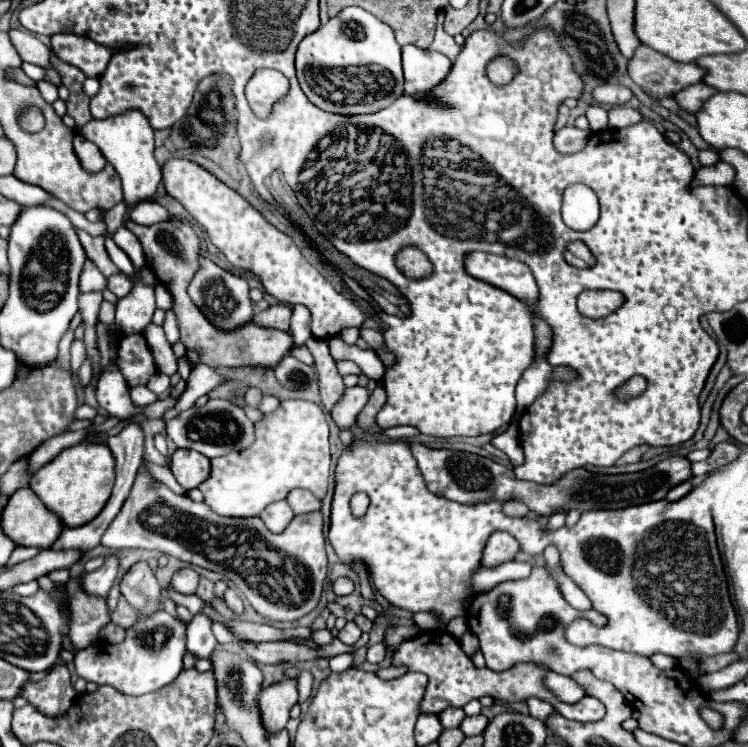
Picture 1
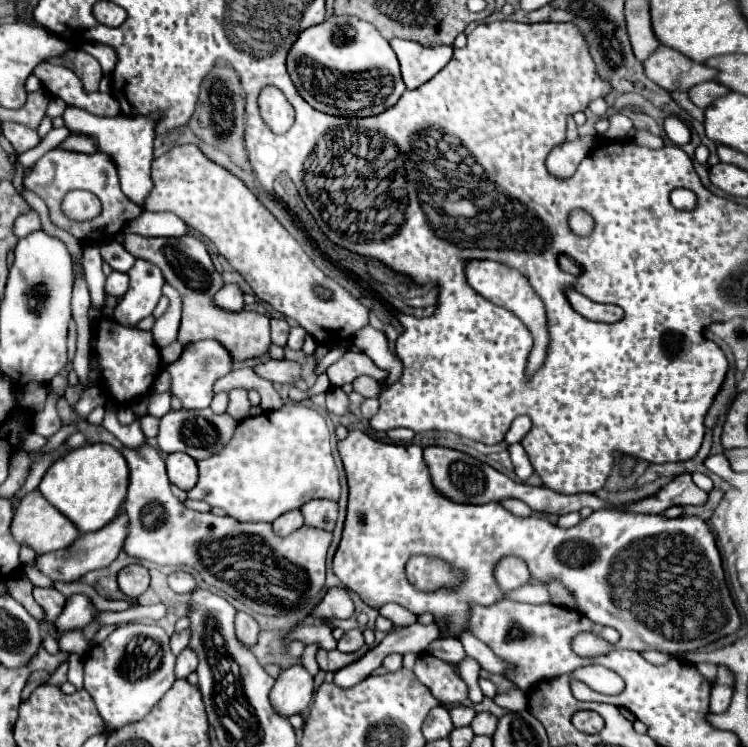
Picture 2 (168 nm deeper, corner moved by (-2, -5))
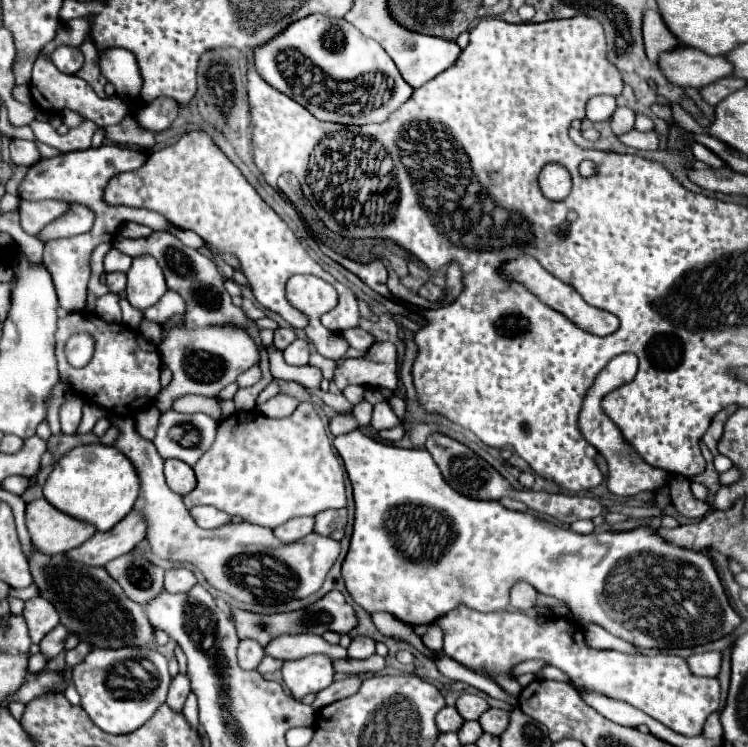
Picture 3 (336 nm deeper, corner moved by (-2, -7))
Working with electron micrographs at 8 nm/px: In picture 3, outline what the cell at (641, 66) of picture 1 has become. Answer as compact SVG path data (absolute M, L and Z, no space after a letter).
M678 46L670 52L662 52L658 66L666 78L680 88L704 88L710 82L732 74L732 64L726 60L726 56L710 56L688 46Z

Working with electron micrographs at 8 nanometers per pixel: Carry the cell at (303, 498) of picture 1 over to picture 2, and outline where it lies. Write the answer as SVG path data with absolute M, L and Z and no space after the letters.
M310 500L300 508L300 512L304 516L306 526L324 528L324 530L330 530L330 532L334 528L336 516L338 516L336 502L330 502L330 500Z

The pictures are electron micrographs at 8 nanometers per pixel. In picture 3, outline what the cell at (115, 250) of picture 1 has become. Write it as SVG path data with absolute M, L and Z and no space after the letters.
M112 248L112 250L106 254L106 258L104 258L104 268L106 268L106 272L118 272L118 270L128 272L130 264L132 264L132 258L126 256L126 254L122 254L122 252L118 252L116 248Z

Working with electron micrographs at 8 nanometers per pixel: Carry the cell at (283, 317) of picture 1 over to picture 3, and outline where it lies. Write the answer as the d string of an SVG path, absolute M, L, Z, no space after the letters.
M278 328L274 330L274 348L284 350L288 344L292 344L296 340L296 330L294 328Z

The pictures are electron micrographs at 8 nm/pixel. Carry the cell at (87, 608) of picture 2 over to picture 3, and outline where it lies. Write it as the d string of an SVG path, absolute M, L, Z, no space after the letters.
M56 626L42 642L40 642L40 652L46 656L46 662L54 660L62 650L64 650L64 640L68 632L62 626Z

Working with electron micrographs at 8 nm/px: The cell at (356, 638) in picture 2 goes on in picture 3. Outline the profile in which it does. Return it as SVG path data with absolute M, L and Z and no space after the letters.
M356 636L348 648L350 658L370 658L376 652L376 642L368 636Z

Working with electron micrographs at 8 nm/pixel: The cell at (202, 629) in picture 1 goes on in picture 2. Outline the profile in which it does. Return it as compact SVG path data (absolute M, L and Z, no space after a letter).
M188 646L180 652L176 660L176 678L186 678L190 672L194 672L198 666L198 654Z

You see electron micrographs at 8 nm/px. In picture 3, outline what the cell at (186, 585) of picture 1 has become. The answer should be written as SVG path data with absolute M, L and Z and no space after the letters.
M172 568L164 576L164 588L168 592L188 592L196 584L196 576L188 568Z

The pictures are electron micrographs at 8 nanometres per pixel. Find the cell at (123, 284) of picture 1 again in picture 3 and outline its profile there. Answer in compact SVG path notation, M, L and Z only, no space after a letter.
M110 272L110 274L106 274L106 286L114 294L120 294L126 288L126 274L124 272Z

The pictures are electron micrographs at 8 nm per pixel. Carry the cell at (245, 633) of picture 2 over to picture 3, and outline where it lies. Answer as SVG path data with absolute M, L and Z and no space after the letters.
M242 640L238 644L238 664L244 670L256 670L260 660L264 658L262 646L254 644L254 640Z

